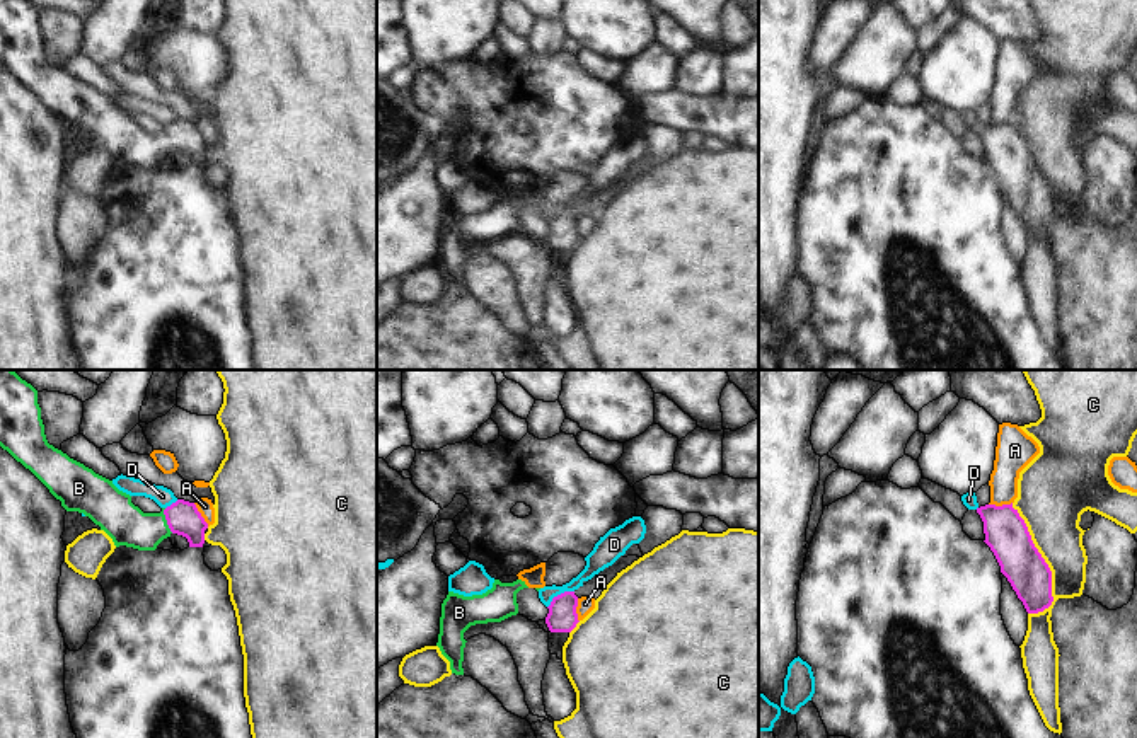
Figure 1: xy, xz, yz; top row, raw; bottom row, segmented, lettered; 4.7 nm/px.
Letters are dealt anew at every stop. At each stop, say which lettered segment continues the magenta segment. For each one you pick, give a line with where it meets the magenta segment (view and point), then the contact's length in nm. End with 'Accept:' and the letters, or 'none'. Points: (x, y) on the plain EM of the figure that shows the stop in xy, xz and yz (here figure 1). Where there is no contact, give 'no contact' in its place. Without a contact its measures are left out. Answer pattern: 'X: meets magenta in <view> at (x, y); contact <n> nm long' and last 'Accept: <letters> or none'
B: meets magenta in xy at (166, 137); contact 130 nm long
Accept: B

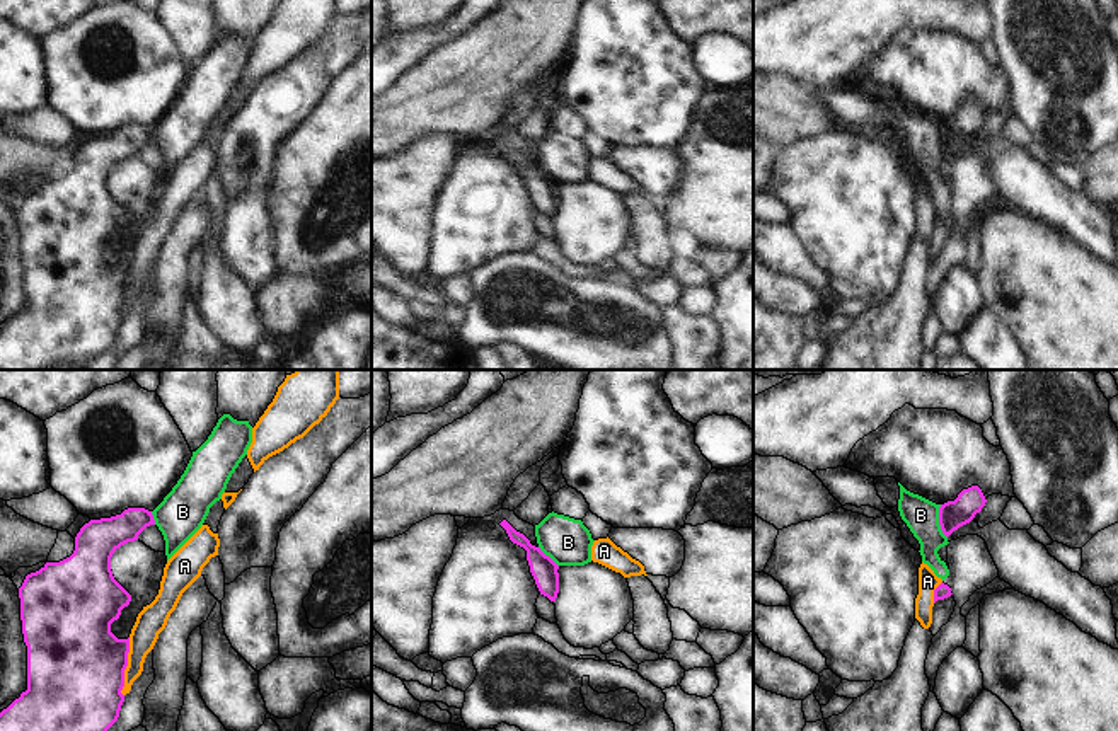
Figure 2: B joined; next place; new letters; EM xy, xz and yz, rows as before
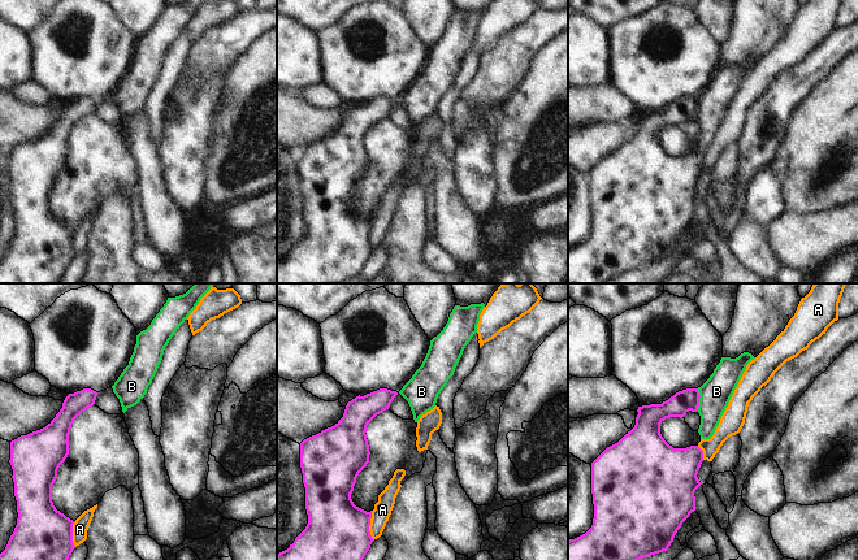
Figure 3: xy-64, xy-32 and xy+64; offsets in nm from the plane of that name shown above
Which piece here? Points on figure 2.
B: meets magenta in yz at (939, 140); contact 160 nm long
Accept: B

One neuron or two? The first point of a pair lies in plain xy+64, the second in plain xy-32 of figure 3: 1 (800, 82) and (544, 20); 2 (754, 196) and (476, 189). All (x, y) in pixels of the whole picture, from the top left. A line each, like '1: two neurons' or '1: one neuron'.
1: one neuron
2: one neuron

